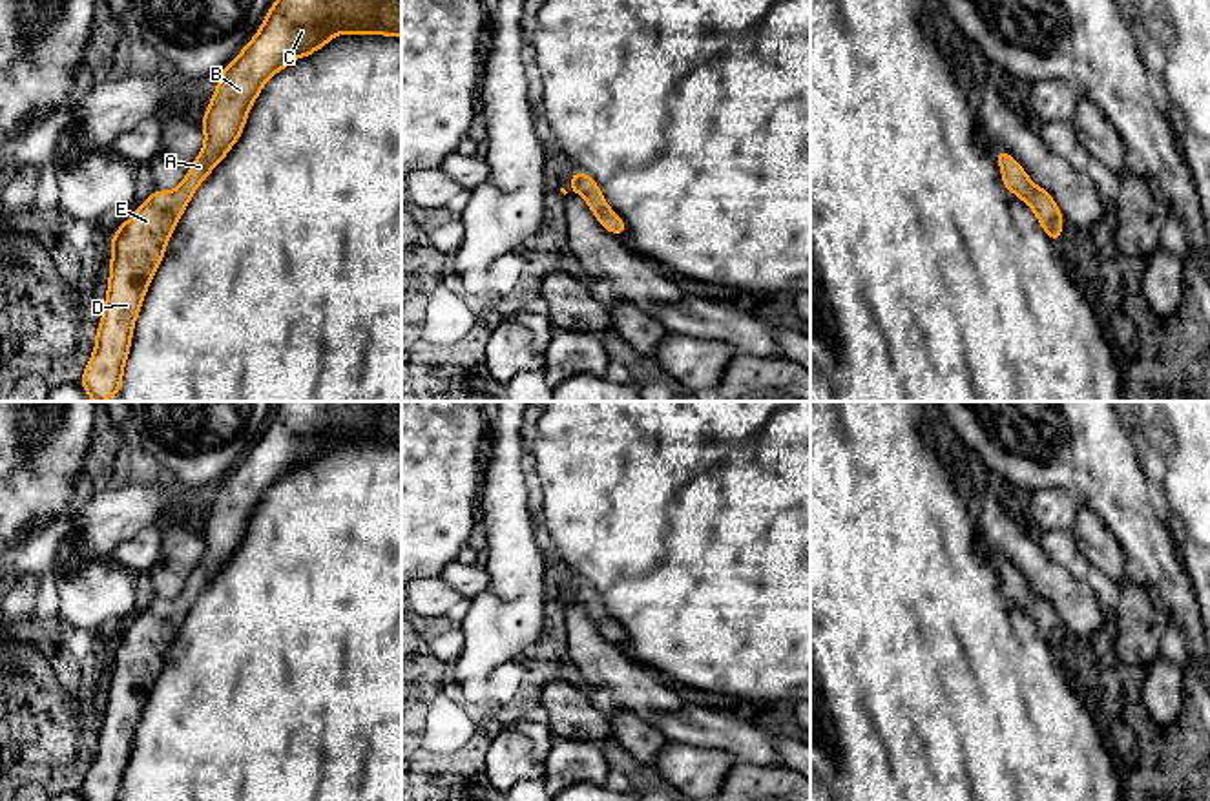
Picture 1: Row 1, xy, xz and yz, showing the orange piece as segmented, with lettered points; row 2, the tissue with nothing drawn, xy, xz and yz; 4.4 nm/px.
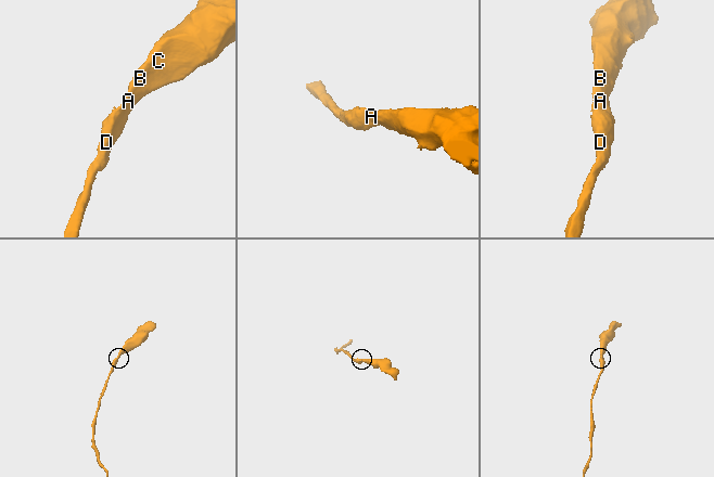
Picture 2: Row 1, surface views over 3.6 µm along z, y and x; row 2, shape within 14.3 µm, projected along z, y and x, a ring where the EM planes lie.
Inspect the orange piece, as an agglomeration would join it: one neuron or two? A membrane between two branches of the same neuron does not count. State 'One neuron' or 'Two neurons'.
One neuron

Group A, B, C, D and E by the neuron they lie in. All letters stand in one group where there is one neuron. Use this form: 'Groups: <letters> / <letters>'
Groups: A B C D E

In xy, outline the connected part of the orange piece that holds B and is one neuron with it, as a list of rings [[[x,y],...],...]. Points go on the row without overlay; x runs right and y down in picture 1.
[[[279,401],[277,411],[270,414],[256,445],[221,480],[219,493],[201,529],[204,555],[184,589],[172,600],[155,598],[141,617],[133,619],[131,628],[124,629],[111,644],[113,662],[110,668],[104,723],[95,743],[93,765],[78,788],[86,801],[120,799],[135,728],[150,690],[162,671],[166,651],[193,600],[241,546],[248,520],[265,491],[277,480],[288,476],[294,467],[312,463],[339,442],[402,445],[402,401]]]

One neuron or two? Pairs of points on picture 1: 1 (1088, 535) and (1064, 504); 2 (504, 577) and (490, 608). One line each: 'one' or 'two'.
1: two
2: one

